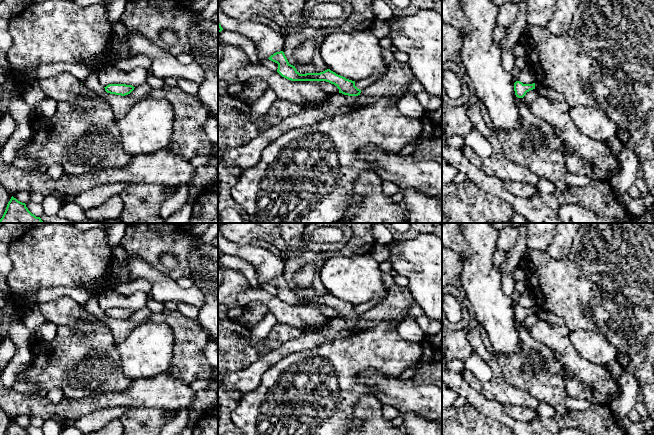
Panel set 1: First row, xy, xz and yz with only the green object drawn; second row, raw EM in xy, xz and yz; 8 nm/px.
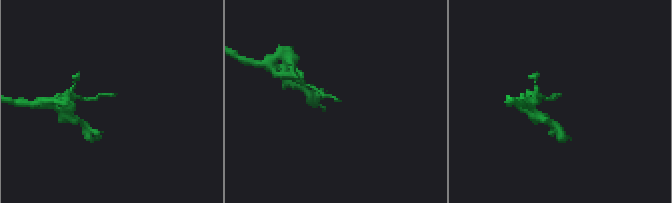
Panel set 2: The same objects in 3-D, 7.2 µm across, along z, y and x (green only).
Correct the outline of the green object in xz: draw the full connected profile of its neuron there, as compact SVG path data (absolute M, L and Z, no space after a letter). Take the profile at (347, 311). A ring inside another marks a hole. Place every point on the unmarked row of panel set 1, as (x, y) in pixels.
M276 276L271 279L269 284L278 288L277 296L284 302L291 305L326 305L334 308L338 313L339 317L348 320L358 320L361 314L355 310L355 305L346 303L343 300L336 298L335 296L327 293L320 297L306 297L300 298L295 290L291 289L284 276Z

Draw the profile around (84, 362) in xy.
M96 320L80 322L78 328L74 330L69 326L58 326L57 334L50 343L33 339L30 344L30 365L17 375L16 381L35 383L40 390L47 392L60 388L64 397L70 400L128 389L132 381L123 373L121 358L109 326Z

